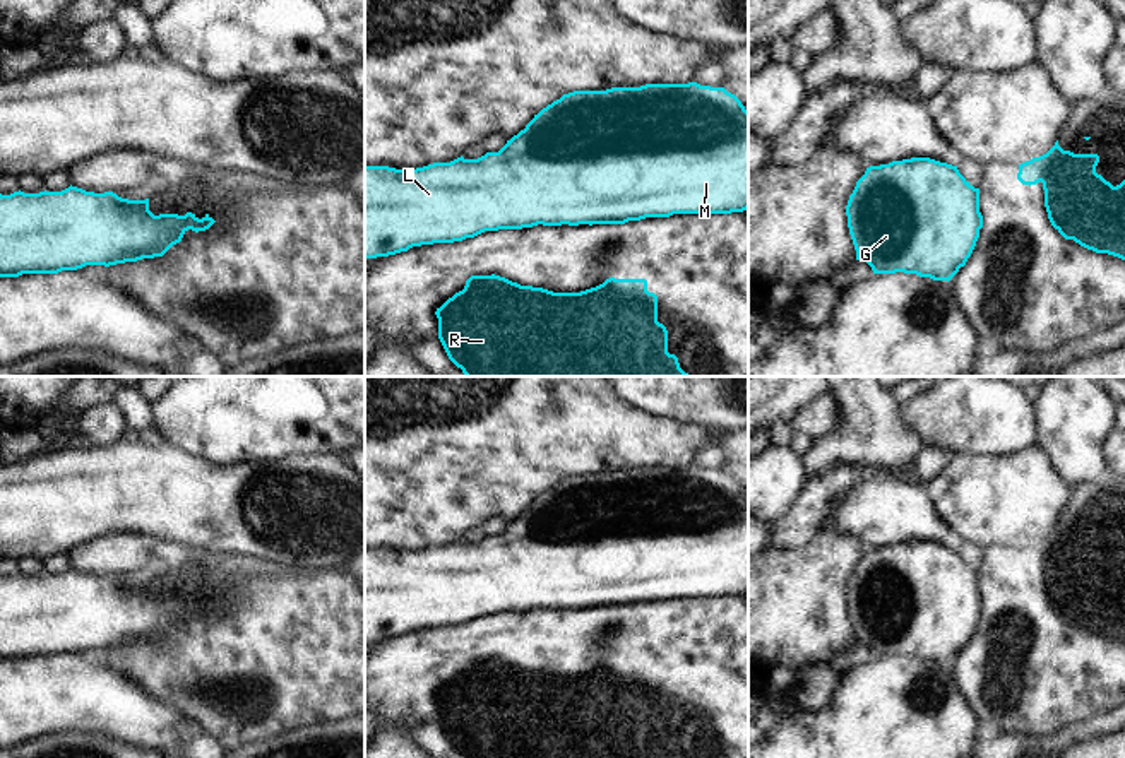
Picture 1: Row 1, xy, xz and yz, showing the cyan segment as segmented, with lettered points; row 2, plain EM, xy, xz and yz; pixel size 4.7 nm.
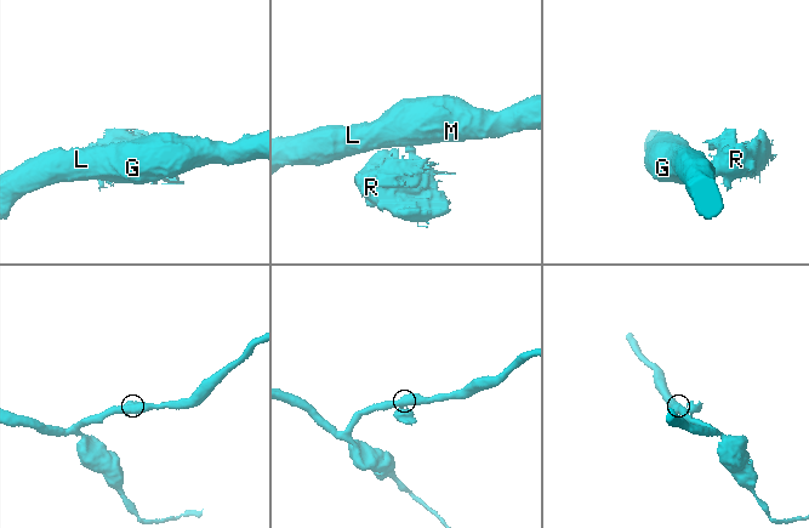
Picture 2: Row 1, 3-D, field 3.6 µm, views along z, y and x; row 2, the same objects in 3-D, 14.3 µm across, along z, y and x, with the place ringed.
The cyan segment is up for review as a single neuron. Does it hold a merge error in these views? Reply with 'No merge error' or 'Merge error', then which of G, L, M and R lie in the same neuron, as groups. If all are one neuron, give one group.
Merge error. Groups: G L M / R.

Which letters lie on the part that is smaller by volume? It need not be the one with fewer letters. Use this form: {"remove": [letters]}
{"remove": ["R"]}

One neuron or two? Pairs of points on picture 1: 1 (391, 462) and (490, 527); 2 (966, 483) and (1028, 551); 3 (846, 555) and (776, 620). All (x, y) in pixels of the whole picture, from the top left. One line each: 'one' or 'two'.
1: two
2: two
3: one

